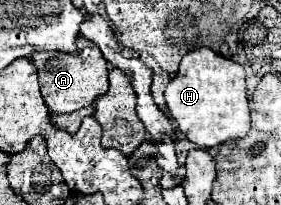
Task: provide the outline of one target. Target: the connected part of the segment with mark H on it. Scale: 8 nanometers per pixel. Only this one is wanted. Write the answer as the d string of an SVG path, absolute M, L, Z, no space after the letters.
M199 47L183 55L177 75L165 87L165 101L171 117L179 125L179 131L203 149L245 137L249 131L245 69L209 47Z

